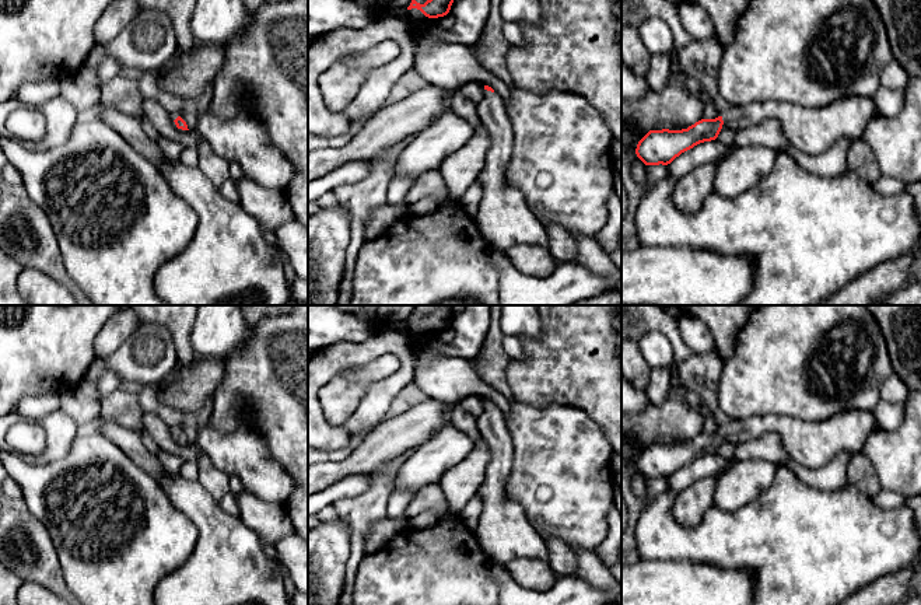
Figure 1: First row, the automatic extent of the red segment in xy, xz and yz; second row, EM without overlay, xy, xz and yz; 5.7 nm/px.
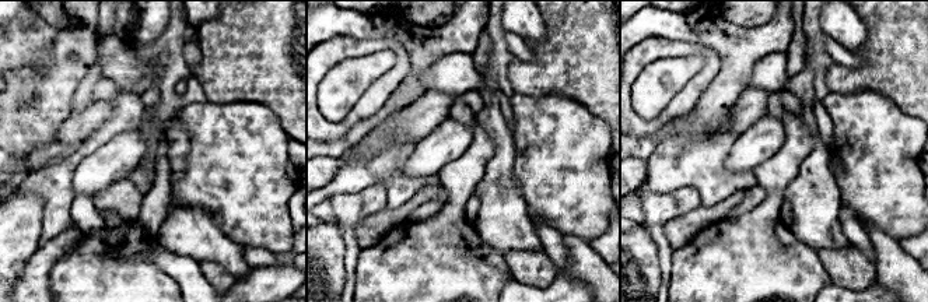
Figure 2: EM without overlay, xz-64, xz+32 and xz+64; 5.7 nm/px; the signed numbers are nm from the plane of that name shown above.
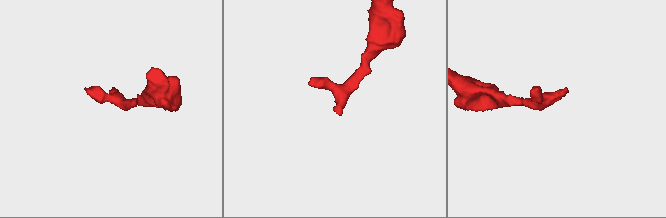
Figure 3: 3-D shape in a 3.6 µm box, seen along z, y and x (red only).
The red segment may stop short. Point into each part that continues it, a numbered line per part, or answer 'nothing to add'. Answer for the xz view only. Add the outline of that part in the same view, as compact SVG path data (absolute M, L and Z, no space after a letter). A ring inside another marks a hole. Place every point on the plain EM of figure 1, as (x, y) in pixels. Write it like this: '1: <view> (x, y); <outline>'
1: xz (504, 532); M486 403L477 429L488 447L484 480L477 490L483 513L474 532L483 552L502 566L515 559L549 562L543 536L529 522L525 508L507 494L514 447L504 413Z

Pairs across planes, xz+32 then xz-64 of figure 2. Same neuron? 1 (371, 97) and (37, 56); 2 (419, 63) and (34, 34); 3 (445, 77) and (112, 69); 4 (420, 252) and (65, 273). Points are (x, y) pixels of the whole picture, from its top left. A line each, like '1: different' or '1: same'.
1: different
2: different
3: same
4: same

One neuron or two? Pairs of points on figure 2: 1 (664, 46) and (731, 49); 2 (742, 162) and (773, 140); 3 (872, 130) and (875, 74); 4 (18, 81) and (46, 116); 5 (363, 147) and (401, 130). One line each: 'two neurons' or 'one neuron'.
1: two neurons
2: one neuron
3: two neurons
4: one neuron
5: one neuron

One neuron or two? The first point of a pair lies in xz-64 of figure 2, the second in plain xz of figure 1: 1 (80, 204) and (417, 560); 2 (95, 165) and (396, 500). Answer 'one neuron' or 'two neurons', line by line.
1: two neurons
2: two neurons

